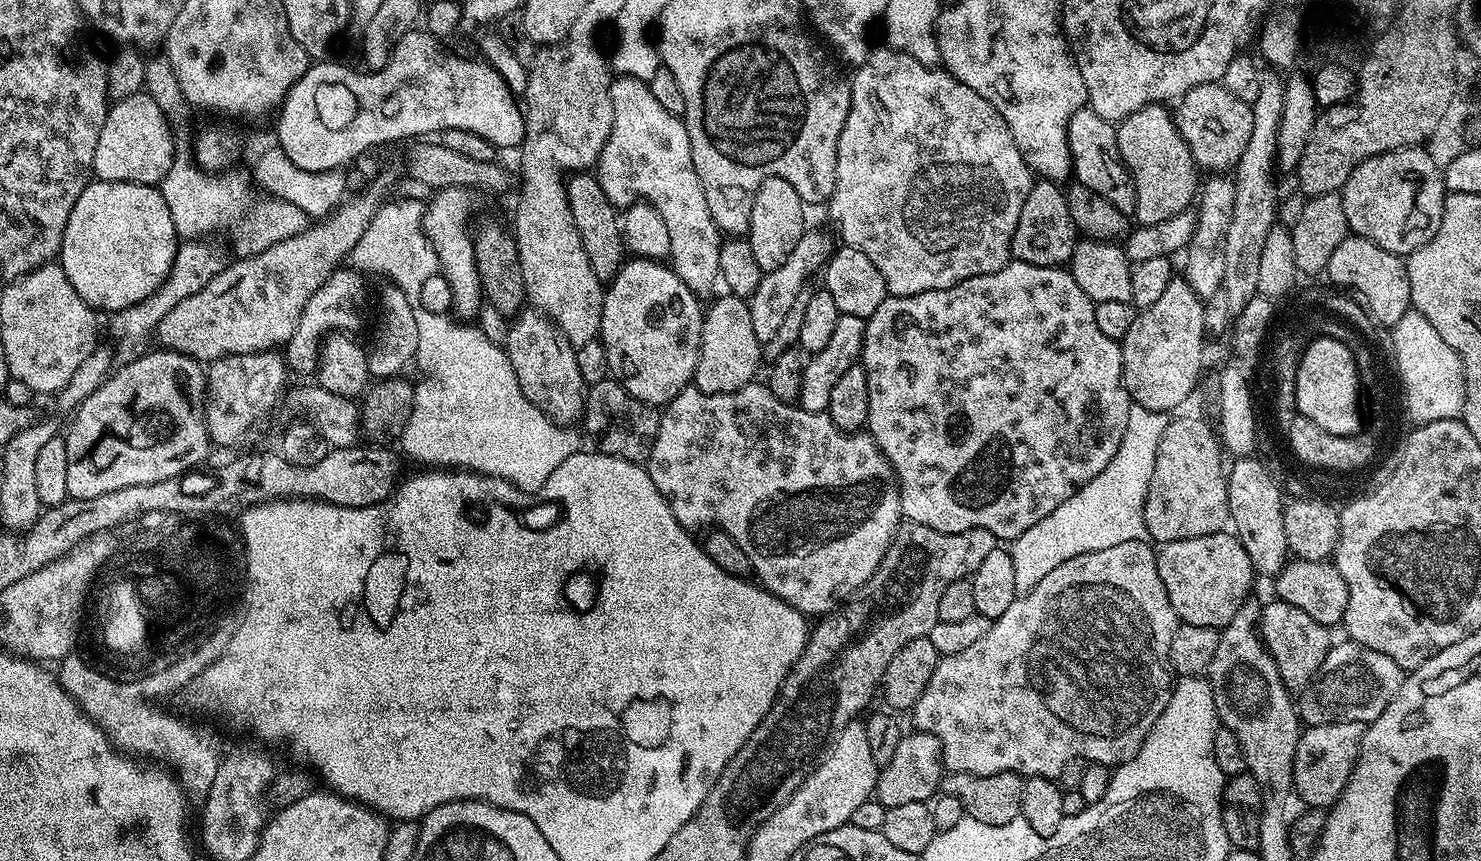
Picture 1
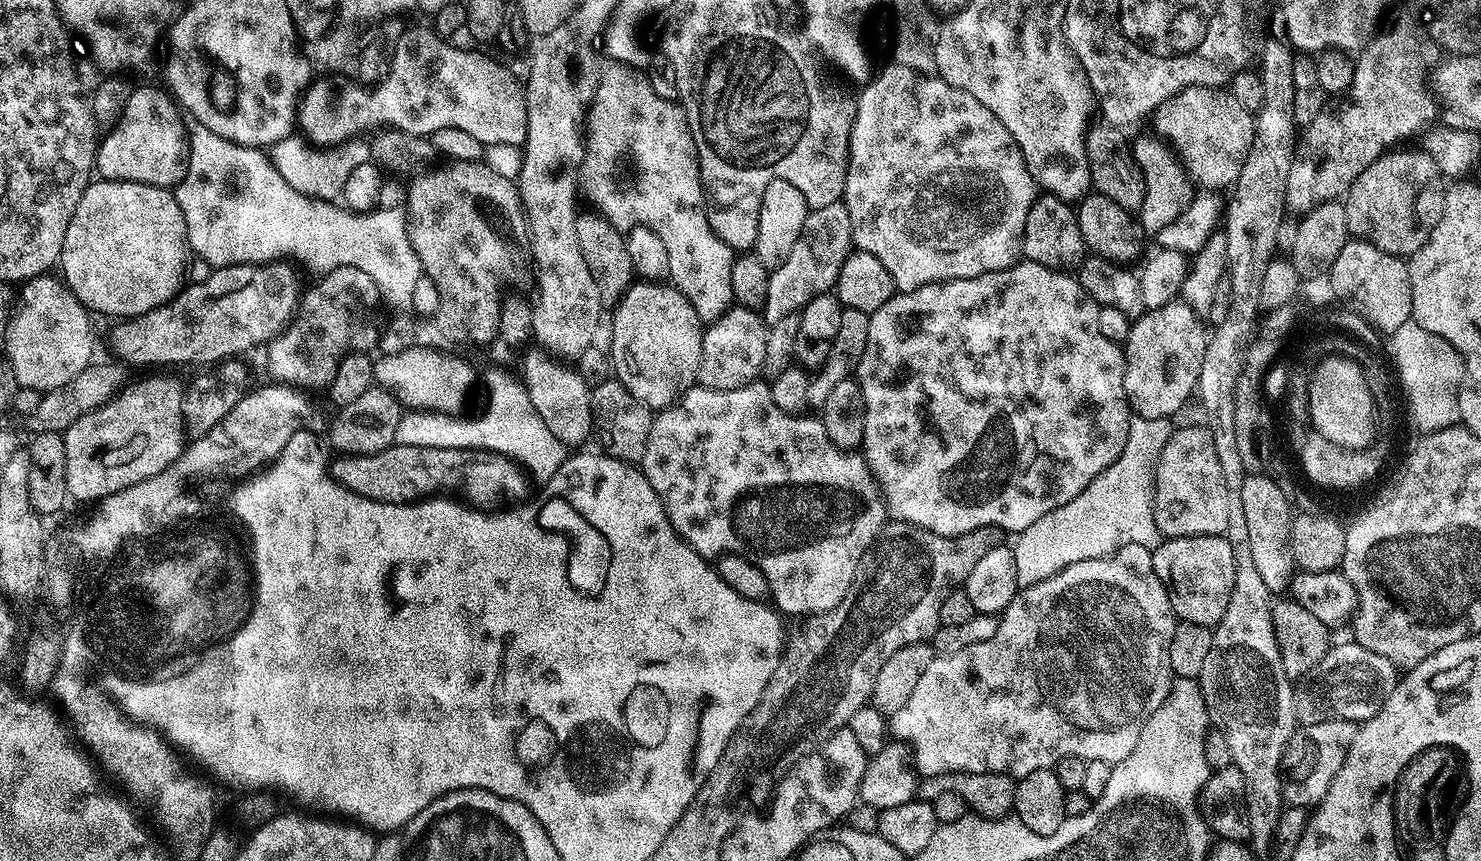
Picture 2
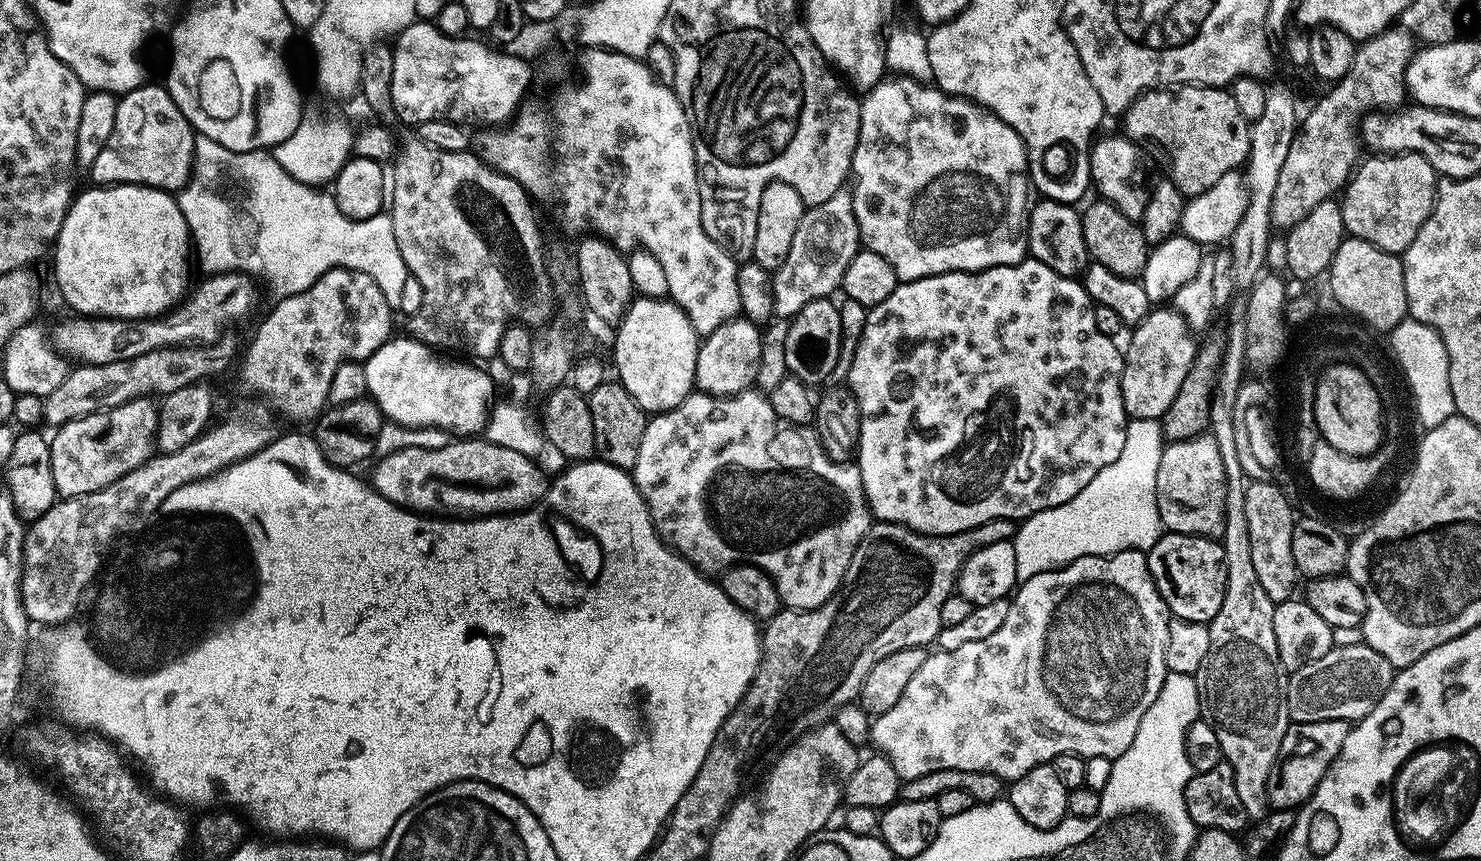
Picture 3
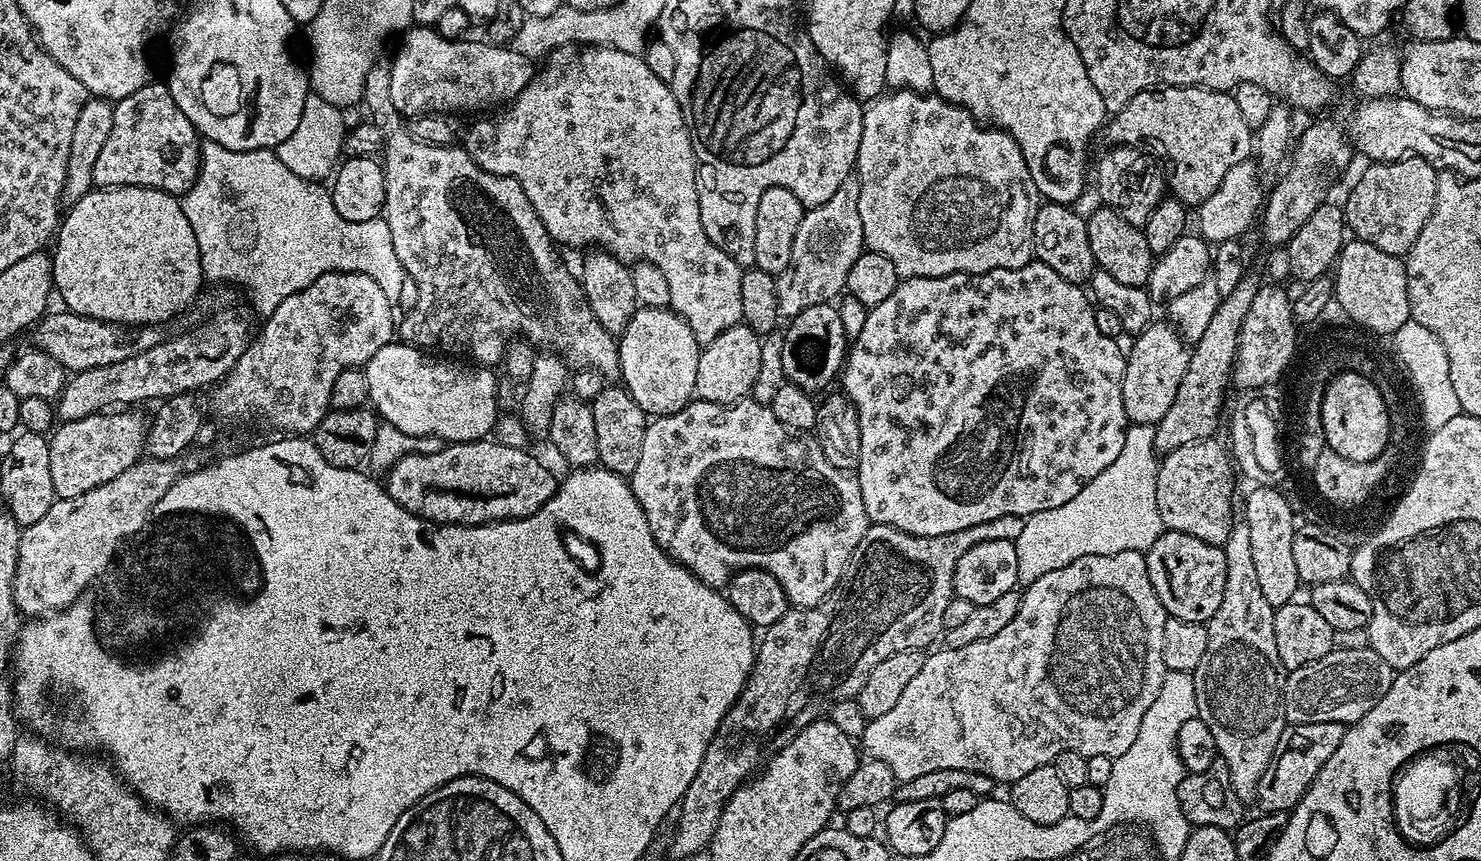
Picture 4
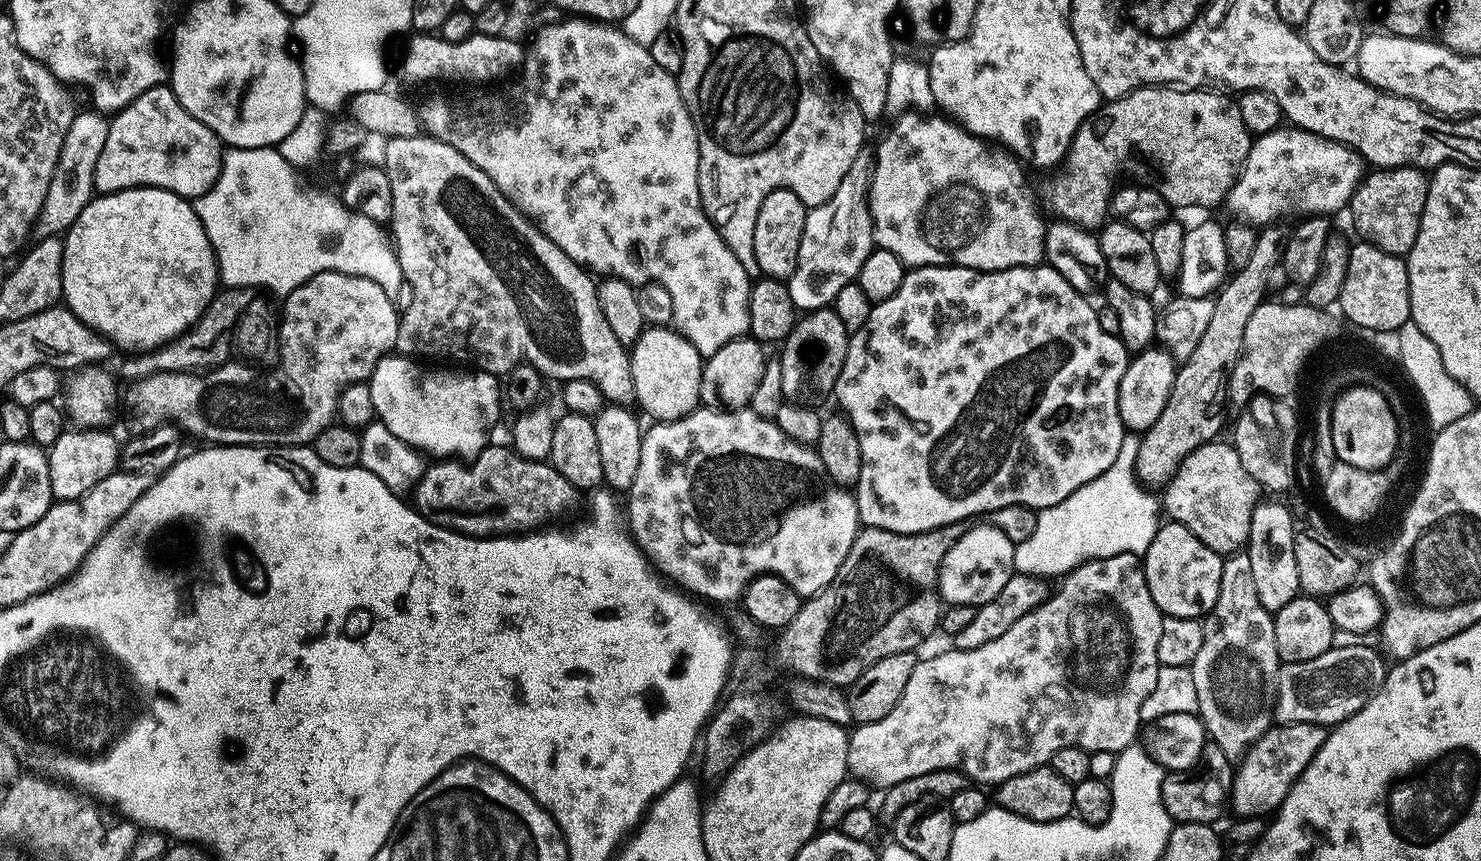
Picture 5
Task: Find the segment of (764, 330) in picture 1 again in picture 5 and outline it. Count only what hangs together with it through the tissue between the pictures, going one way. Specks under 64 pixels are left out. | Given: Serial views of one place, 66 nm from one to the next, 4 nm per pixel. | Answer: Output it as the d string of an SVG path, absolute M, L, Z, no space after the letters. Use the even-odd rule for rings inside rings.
M862 154L854 158L854 166L846 170L846 178L842 178L842 186L834 190L834 198L830 198L822 206L808 209L806 226L802 234L802 246L798 246L798 266L794 274L786 281L790 298L797 310L815 310L827 308L837 298L847 284L853 283L862 270L862 262L872 253L872 215L868 210L868 181L870 179L870 160Z

